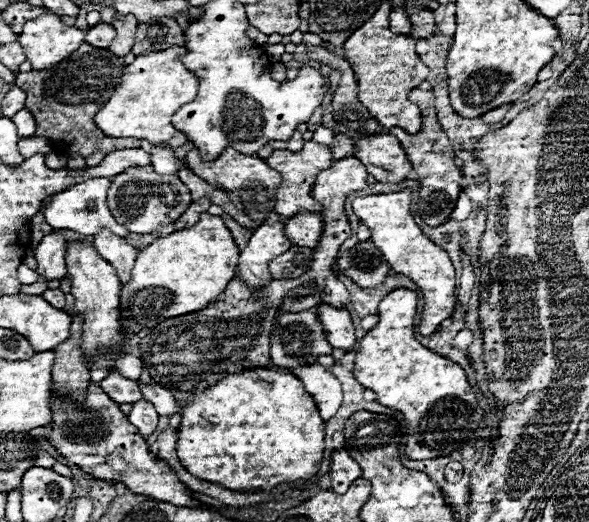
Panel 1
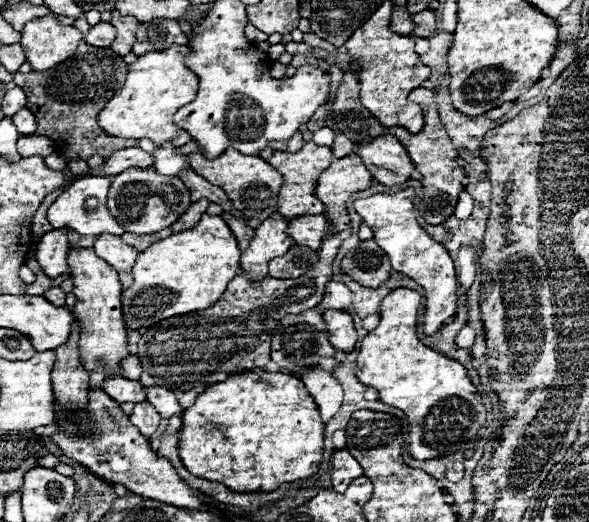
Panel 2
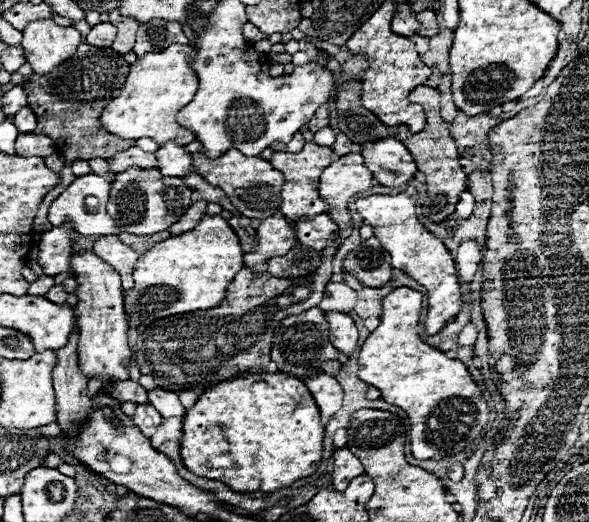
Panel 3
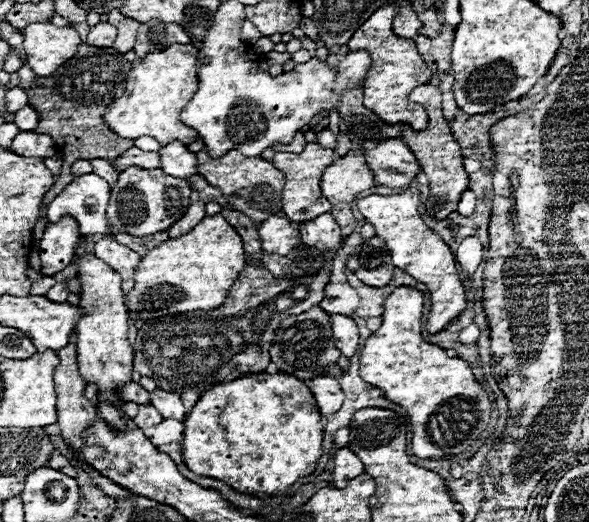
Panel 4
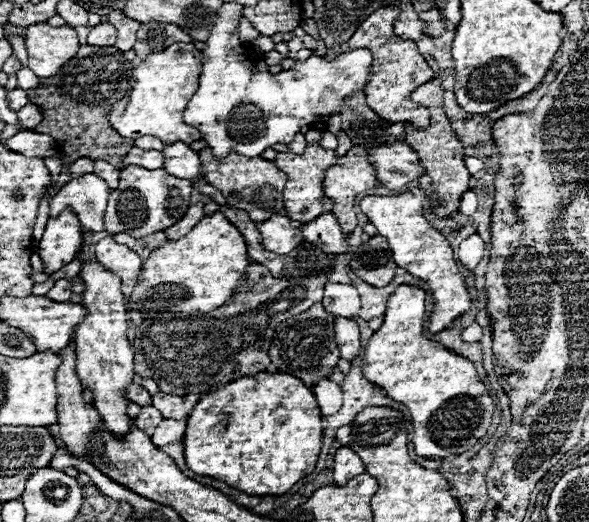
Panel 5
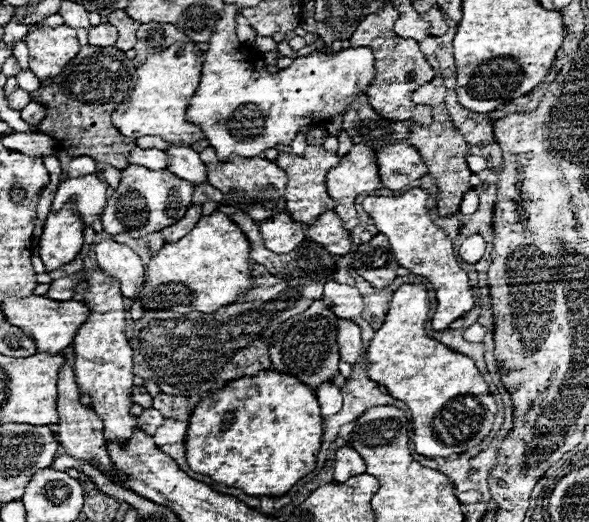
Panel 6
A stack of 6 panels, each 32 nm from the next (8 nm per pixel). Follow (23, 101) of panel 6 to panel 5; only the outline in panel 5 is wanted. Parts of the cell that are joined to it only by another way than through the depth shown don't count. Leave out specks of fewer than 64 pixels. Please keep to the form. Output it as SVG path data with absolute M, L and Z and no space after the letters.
M16 88L16 90L8 92L6 100L8 100L8 106L10 106L12 110L20 110L22 106L28 104L28 94L26 94L22 88Z

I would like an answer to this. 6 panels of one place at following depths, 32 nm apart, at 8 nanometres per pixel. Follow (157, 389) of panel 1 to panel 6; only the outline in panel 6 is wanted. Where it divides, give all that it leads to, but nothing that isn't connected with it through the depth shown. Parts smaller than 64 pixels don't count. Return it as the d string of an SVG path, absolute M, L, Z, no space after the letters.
M162 392L154 396L154 408L160 410L164 418L172 418L172 420L188 420L192 414L186 396L170 396Z

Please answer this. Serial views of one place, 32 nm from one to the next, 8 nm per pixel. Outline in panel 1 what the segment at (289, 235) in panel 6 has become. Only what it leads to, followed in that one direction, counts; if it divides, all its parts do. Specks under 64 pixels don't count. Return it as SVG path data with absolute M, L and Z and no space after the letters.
M284 222L260 224L254 230L248 246L240 252L238 276L254 290L260 288L260 284L266 284L270 280L270 260L284 254L290 246L292 242L284 236Z

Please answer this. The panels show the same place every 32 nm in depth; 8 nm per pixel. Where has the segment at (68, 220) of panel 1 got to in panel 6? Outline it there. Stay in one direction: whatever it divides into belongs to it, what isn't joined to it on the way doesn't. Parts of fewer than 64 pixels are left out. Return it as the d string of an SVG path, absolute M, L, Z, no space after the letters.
M96 174L82 178L66 178L60 182L56 196L52 200L54 210L60 210L70 198L76 198L78 212L86 220L86 226L92 226L96 232L102 230L100 214L106 206L106 184L96 178Z

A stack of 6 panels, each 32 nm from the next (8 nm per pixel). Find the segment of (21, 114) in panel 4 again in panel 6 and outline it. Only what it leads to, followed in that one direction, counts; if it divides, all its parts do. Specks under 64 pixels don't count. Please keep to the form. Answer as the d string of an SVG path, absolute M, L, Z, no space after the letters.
M30 102L20 114L22 114L22 118L24 118L28 124L36 126L36 124L42 122L42 118L46 116L46 108L44 108L40 102Z

